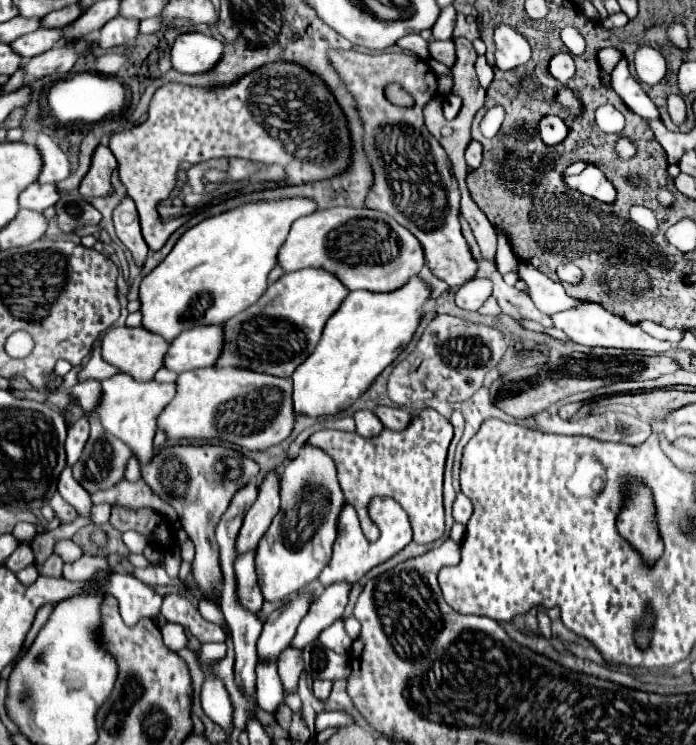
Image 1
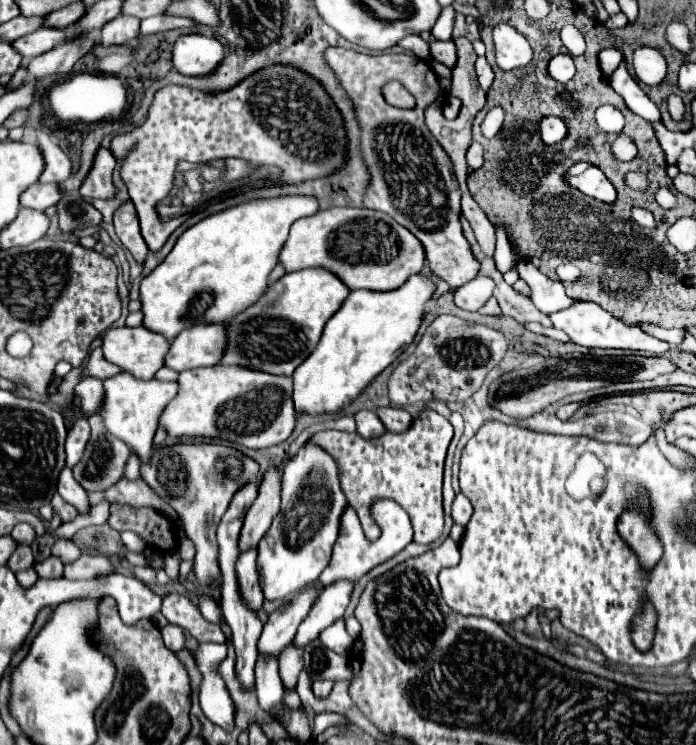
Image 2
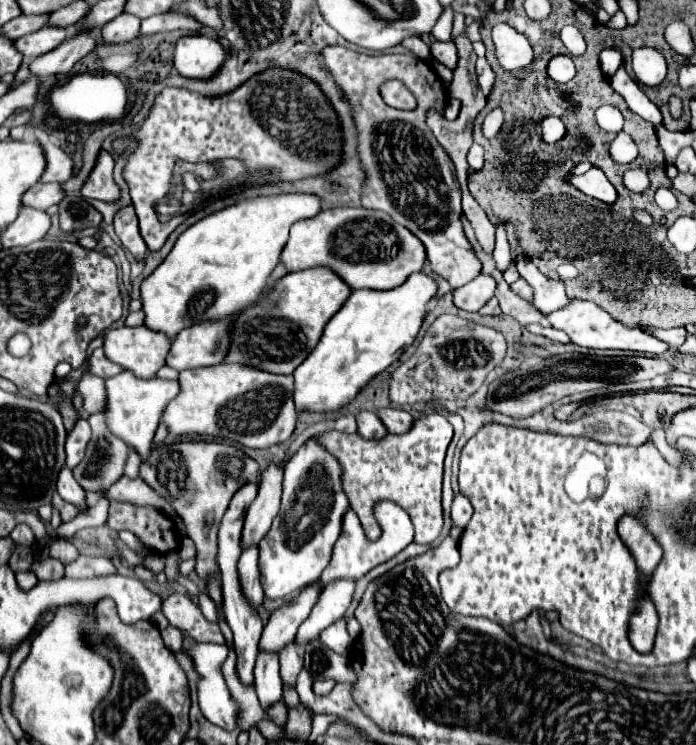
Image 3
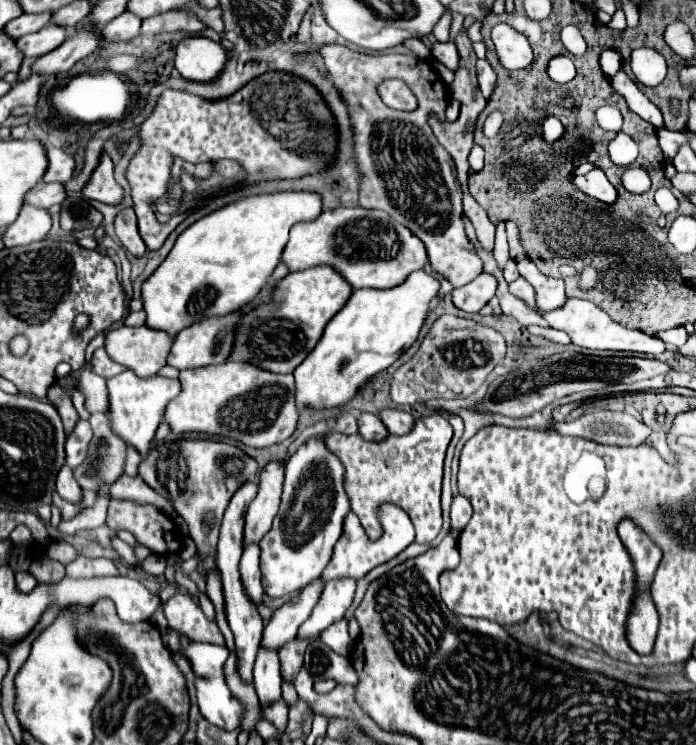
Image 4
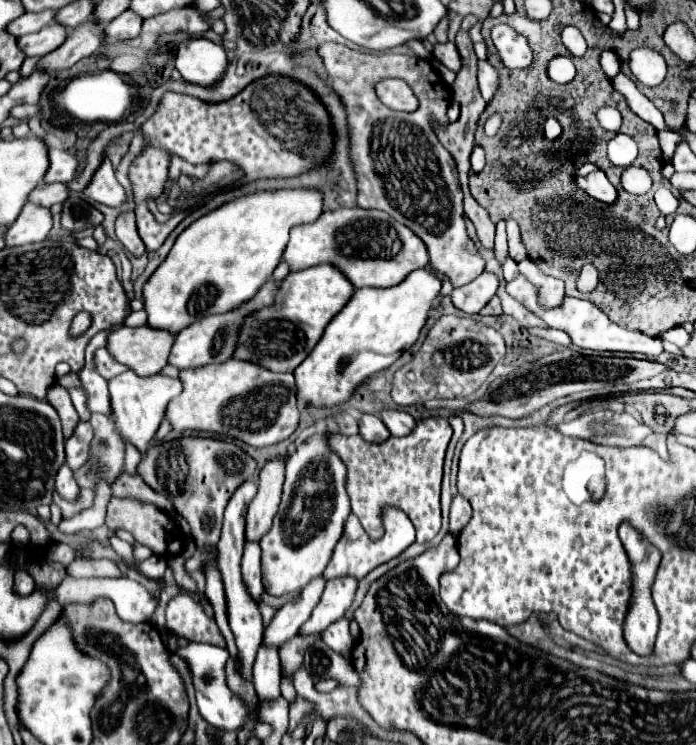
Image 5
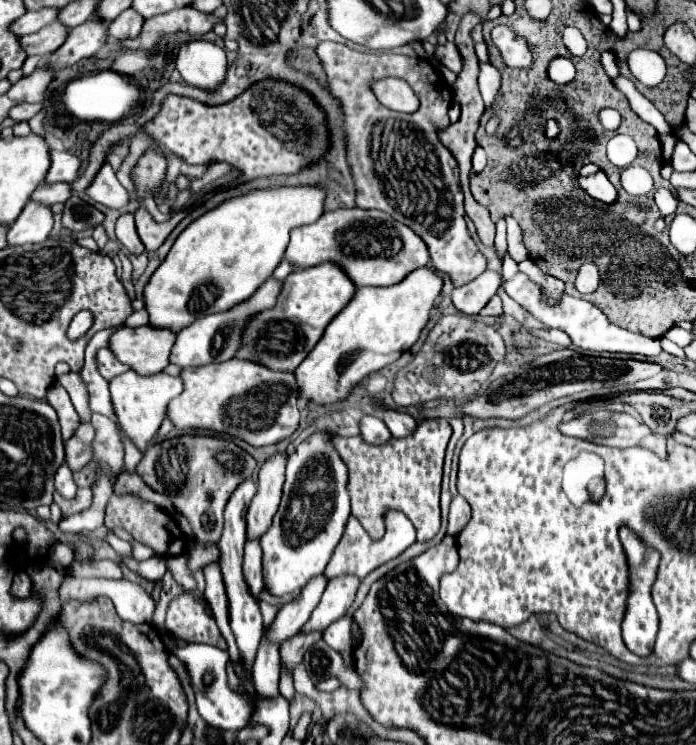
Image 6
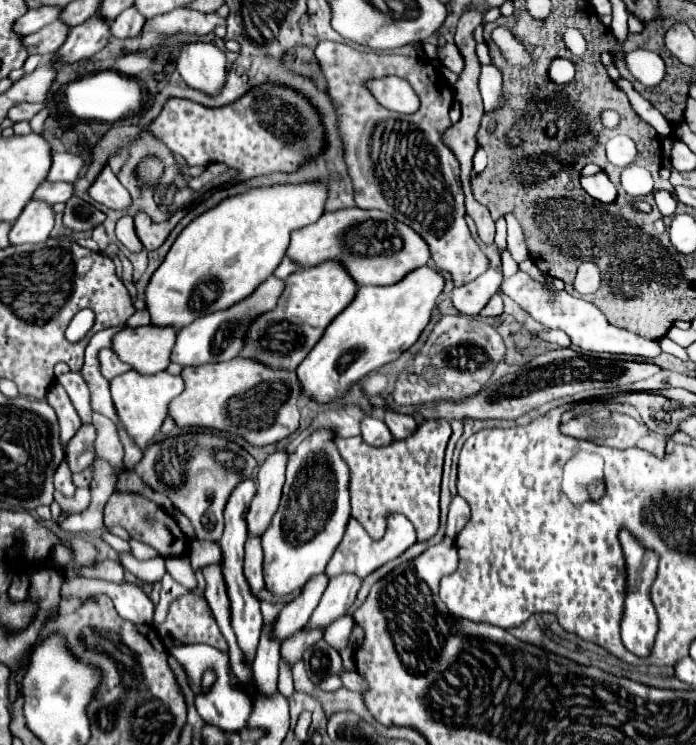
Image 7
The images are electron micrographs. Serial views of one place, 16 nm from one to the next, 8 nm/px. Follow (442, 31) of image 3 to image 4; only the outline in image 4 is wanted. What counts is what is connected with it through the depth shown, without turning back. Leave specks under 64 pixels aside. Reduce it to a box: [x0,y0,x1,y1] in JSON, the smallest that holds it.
[432,8,452,42]

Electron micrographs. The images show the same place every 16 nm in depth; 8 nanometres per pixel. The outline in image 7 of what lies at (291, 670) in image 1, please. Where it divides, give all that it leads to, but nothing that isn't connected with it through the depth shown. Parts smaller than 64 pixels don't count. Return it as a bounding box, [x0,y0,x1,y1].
[280,630,324,668]

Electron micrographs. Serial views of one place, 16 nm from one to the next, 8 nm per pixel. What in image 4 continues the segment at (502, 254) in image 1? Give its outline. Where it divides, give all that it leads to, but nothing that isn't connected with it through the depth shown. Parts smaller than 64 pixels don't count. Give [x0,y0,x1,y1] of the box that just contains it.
[494,224,512,270]

